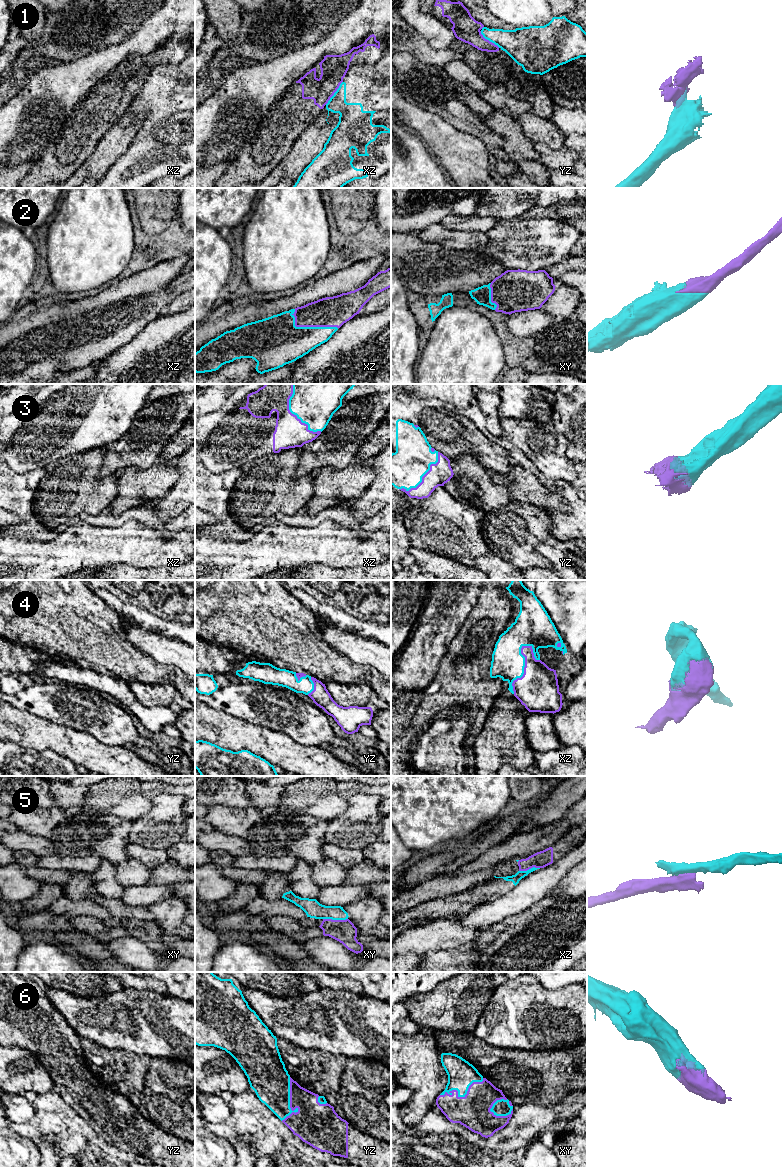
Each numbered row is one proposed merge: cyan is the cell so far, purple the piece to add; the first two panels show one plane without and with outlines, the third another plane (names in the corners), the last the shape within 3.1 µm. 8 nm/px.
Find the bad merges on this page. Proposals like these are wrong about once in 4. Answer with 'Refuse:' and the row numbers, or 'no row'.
Refuse: 1, 5

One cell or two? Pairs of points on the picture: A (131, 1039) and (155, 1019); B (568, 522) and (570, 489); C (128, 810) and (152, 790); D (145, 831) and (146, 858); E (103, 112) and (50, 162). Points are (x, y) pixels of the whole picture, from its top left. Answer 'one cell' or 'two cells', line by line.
A: one cell
B: one cell
C: two cells
D: two cells
E: one cell

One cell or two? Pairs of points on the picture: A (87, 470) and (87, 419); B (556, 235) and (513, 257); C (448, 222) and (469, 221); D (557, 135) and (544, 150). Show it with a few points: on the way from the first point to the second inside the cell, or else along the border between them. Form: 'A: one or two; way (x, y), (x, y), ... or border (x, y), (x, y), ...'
A: two; border (104, 446), (89, 448), (77, 453), (72, 458)
B: one; way (545, 242), (526, 244), (524, 246)
C: one; way (453, 222), (464, 222)
D: two; border (534, 142), (543, 142), (553, 149), (564, 147)

